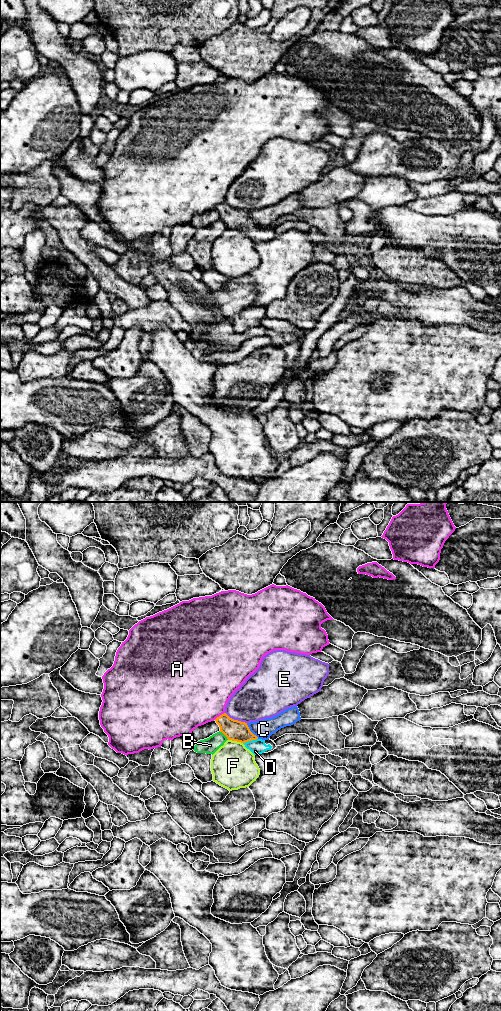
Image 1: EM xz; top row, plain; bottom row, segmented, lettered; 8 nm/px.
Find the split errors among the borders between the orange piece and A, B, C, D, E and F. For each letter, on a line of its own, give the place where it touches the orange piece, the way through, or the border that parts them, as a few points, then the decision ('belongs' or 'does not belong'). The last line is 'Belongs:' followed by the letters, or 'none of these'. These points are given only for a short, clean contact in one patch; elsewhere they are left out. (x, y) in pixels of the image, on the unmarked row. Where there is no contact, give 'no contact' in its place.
A: xz (220, 203) | does not belong
B: xz (224, 222) | does not belong
C: xz (250, 219) | along xz (246, 211), (248, 216), (258, 226) | does not belong
D: xz (250, 228) | belongs
E: xz (236, 208) | does not belong
F: xz (235, 228) | along xz (228, 227), (242, 231) | does not belong
Belongs: D

